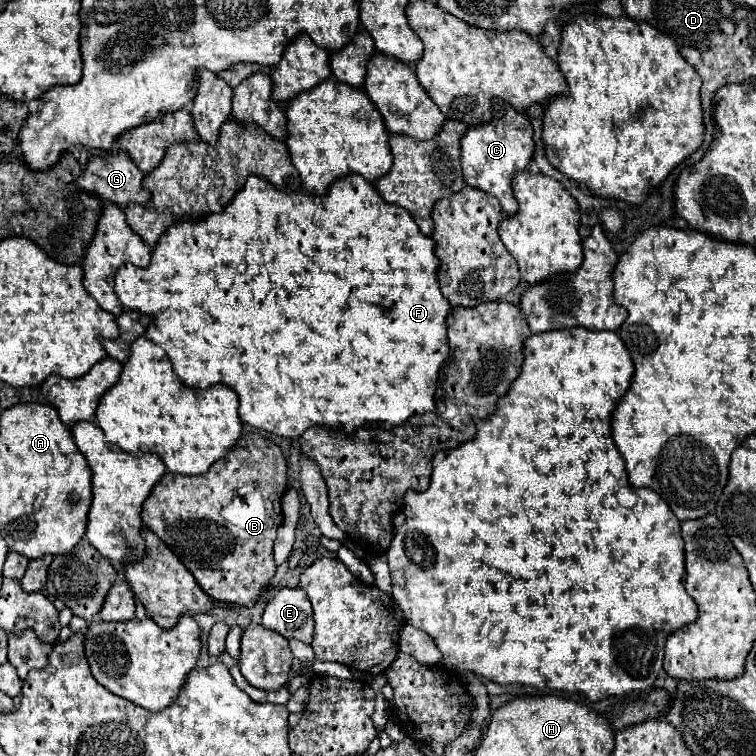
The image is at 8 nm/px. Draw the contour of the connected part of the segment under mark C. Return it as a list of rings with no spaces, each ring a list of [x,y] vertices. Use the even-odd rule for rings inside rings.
[[[498,102],[494,108],[492,122],[476,128],[468,128],[462,138],[462,170],[470,188],[478,188],[486,194],[492,194],[500,200],[502,210],[512,216],[518,210],[518,202],[512,194],[512,180],[518,172],[526,170],[534,154],[532,124],[528,116],[514,110],[506,102]]]

